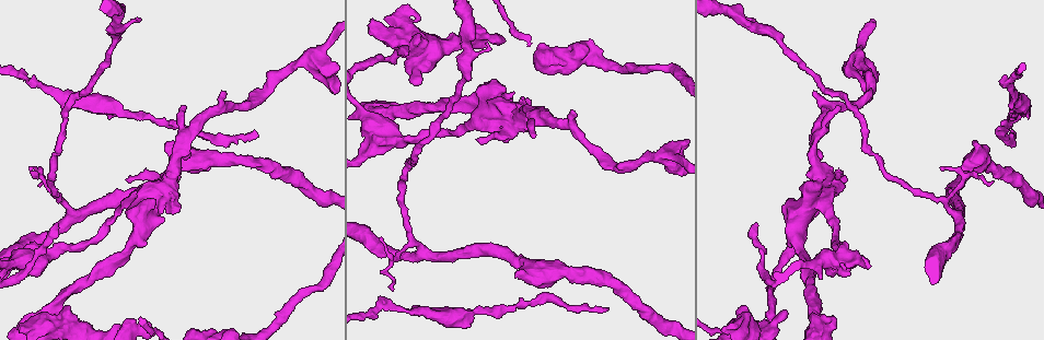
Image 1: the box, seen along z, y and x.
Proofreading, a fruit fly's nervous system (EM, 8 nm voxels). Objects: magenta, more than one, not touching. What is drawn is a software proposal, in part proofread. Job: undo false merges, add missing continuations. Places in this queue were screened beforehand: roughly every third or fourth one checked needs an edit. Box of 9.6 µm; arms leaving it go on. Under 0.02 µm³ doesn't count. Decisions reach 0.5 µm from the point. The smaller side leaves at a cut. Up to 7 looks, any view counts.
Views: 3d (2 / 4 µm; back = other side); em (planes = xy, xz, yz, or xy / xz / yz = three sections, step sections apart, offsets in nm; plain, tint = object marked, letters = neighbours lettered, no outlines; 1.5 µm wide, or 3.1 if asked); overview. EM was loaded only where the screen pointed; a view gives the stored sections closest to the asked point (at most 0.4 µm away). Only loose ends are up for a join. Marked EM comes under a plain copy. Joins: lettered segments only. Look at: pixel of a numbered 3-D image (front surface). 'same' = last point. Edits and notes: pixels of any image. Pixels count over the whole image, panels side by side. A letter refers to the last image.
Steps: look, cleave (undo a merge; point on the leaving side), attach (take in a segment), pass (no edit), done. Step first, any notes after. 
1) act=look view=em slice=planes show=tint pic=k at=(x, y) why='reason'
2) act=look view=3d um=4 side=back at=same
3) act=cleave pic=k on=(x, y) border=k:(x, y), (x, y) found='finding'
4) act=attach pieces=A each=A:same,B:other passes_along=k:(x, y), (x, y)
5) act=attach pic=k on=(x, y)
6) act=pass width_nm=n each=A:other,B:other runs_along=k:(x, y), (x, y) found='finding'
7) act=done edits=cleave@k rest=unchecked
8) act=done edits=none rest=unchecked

act=look view=em slice=planes show=letters pic=1 at=(533, 135) why='branch stops here'

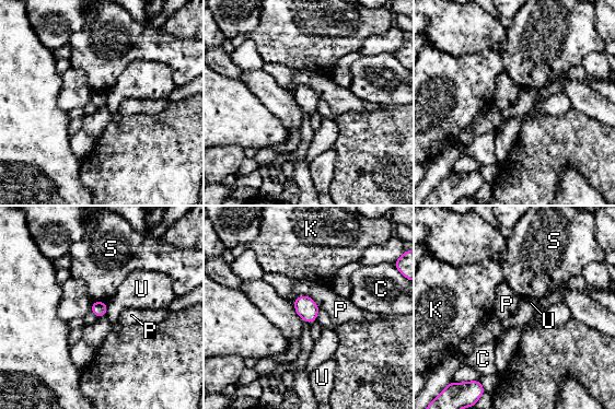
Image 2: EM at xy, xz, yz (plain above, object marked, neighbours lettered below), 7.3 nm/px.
act=pass width_nm=110 each=C:other,K:other,P:other,S:other,U:other border=2:(294, 299), (309, 295), (320, 307) found='none of them fits'

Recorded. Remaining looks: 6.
act=look view=em slice=planes show=tint pic=1 at=(177, 208) why='branch stops here'

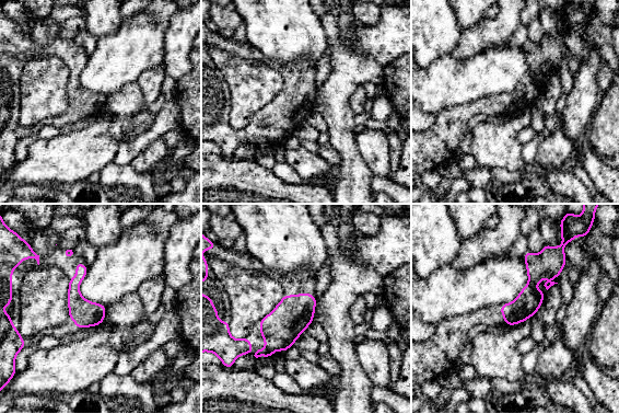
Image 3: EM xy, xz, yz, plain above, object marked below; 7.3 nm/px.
act=look view=em slice=planes show=letters at=same

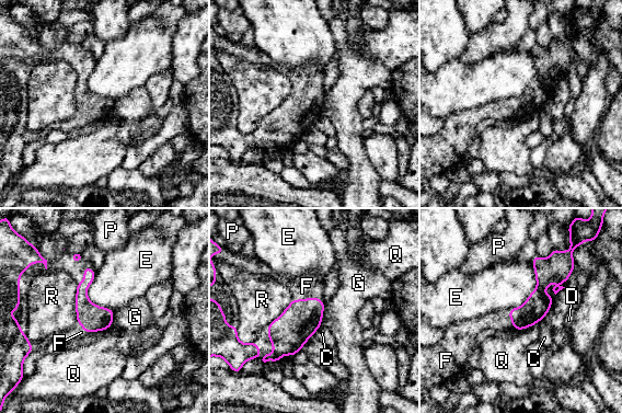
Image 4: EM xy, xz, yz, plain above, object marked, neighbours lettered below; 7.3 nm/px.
act=attach pieces=F each=C:other,D:other,E:other,F:same,G:other,P:other,Q:other,R:other found='the neuron continues'

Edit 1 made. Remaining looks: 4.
act=look view=overview why='see it whole again'

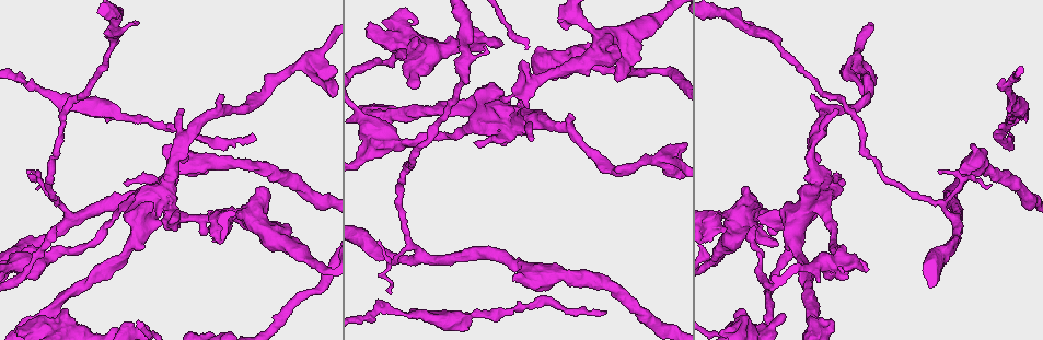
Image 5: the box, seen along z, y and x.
act=look view=3d um=2 pic=5 at=(979, 149) why='thick end'

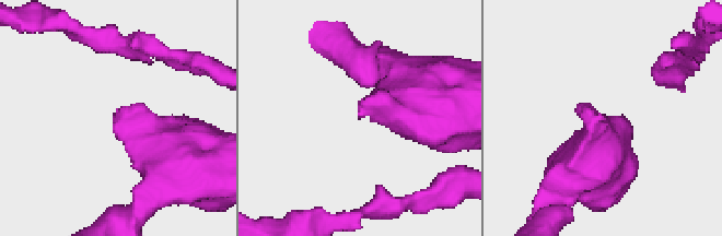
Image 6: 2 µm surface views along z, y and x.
act=look view=em slice=planes show=tint pic=6 at=(113, 116)

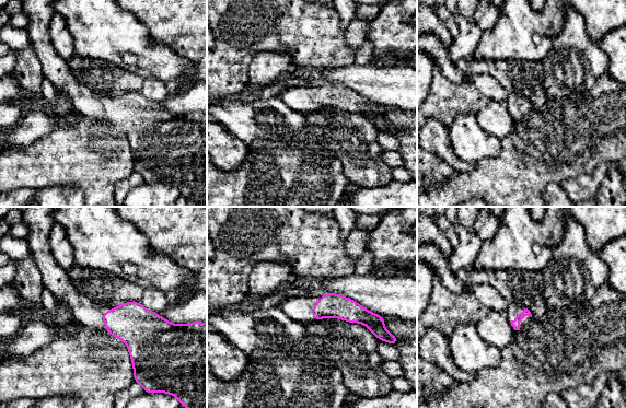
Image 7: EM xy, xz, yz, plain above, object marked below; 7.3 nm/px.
act=look view=em slice=planes show=letters at=same why='see the neighbours'

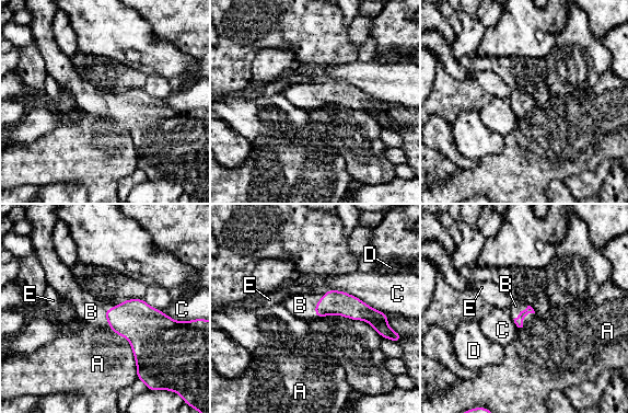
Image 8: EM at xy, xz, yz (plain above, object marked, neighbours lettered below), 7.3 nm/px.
act=attach pieces=B each=A:other,B:same,C:other,D:other,E:other passes_along=8:(134, 319), (105, 311), (91, 311) found='the neuron continues'

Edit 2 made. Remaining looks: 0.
act=done edits=attach@4,attach@8 rest=unchecked

